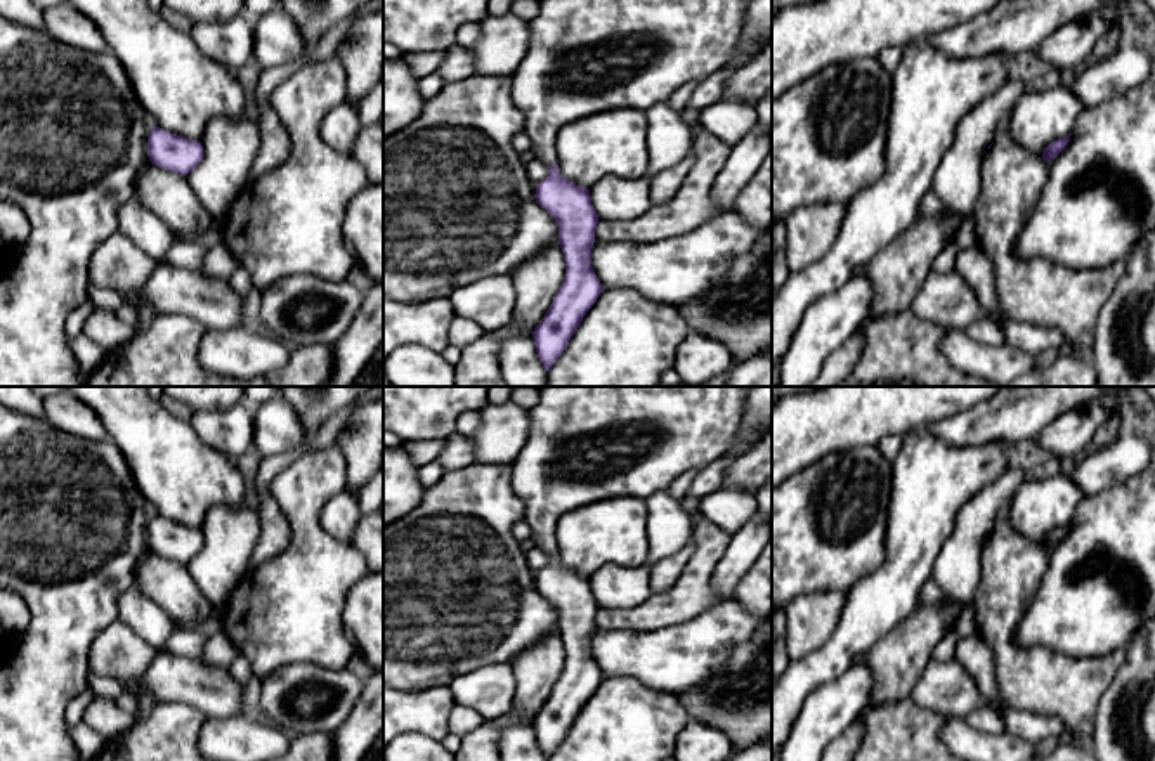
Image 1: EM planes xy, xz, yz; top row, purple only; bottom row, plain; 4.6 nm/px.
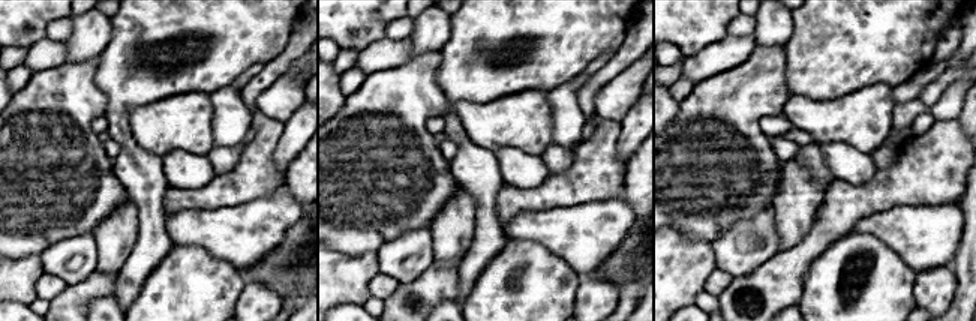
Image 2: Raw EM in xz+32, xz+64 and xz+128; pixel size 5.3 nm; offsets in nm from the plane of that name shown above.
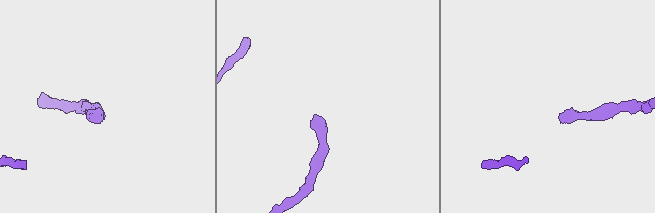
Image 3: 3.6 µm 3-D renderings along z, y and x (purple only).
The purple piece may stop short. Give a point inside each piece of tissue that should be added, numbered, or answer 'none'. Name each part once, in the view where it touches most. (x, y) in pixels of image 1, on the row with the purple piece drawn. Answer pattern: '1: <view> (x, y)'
1: xz (585, 56)

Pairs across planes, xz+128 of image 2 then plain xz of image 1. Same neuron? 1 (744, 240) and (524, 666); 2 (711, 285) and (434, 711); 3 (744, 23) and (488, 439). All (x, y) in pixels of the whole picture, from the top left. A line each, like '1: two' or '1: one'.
1: two
2: two
3: two

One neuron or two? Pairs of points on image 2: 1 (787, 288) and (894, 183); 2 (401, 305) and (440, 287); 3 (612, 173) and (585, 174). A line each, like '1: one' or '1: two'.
1: one
2: one
3: one

